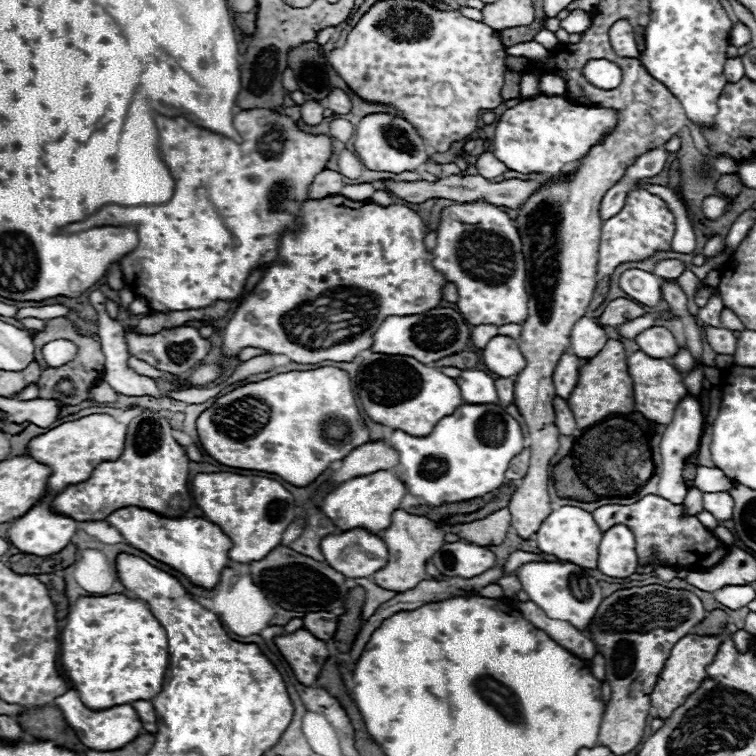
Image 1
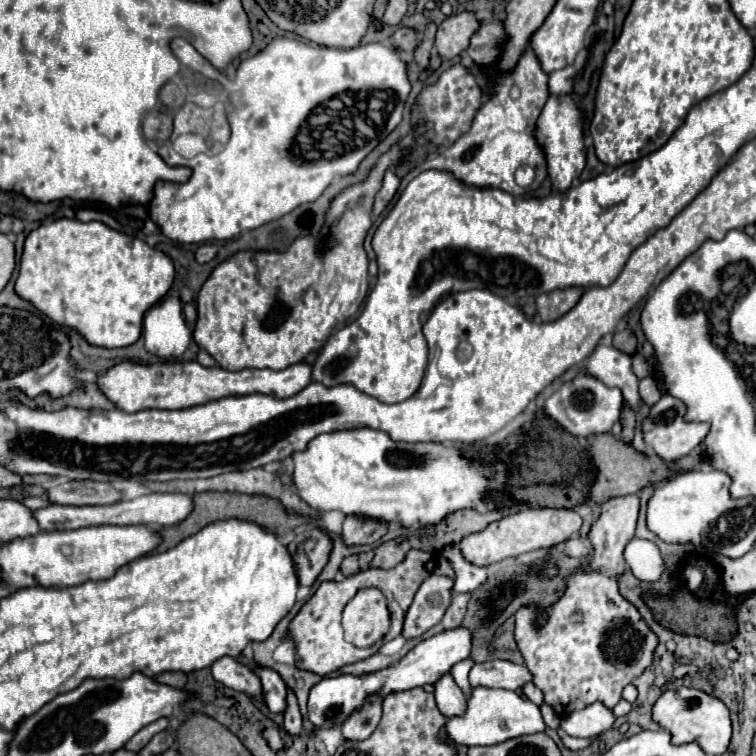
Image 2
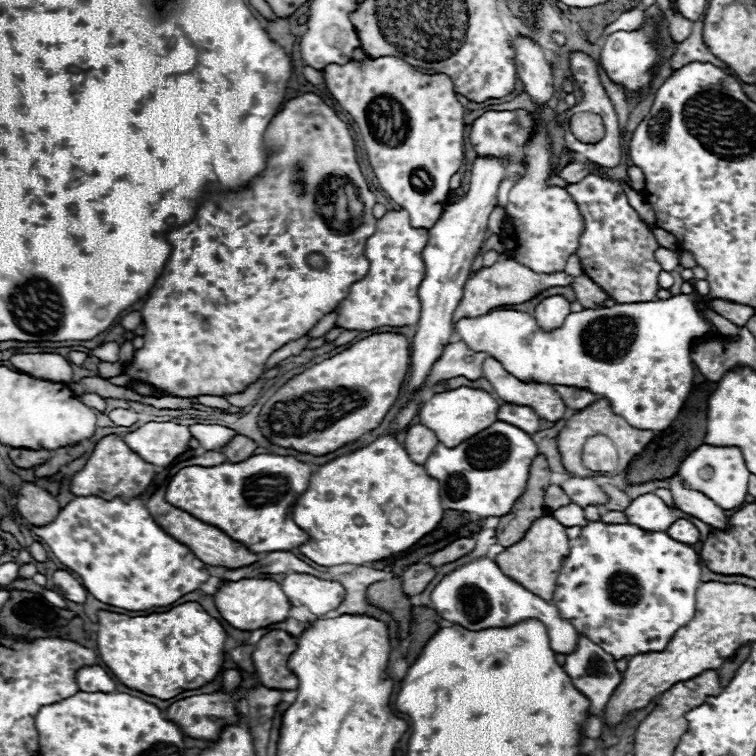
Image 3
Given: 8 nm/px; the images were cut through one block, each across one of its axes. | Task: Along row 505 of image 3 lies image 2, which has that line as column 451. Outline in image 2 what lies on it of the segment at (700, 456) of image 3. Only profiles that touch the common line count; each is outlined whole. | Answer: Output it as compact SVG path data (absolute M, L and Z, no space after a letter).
M472 688L472 692L466 696L466 710L462 716L446 718L444 724L446 736L454 744L464 746L492 746L500 744L504 740L524 736L524 734L536 734L546 730L546 722L542 718L542 712L536 704L530 700L522 700L520 694L512 690L492 690L492 688Z

